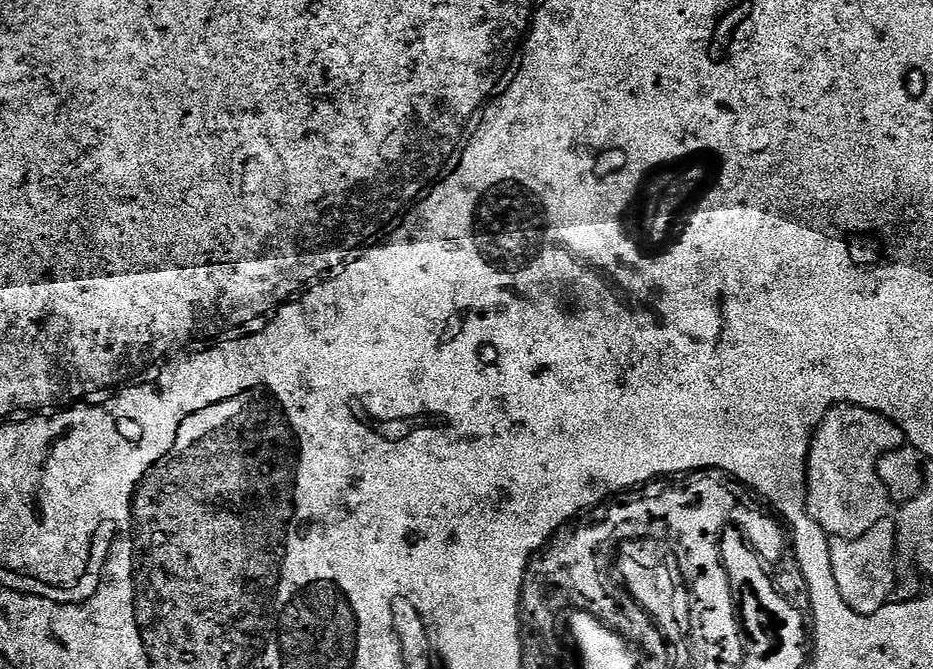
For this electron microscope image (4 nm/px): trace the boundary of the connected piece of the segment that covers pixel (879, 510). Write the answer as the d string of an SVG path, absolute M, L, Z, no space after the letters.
M837 404L816 427L812 445L808 451L808 493L806 506L810 518L822 526L822 530L834 540L862 538L870 526L878 526L889 515L890 501L882 478L878 478L878 462L888 452L905 447L904 431L874 410L859 408L853 404Z

